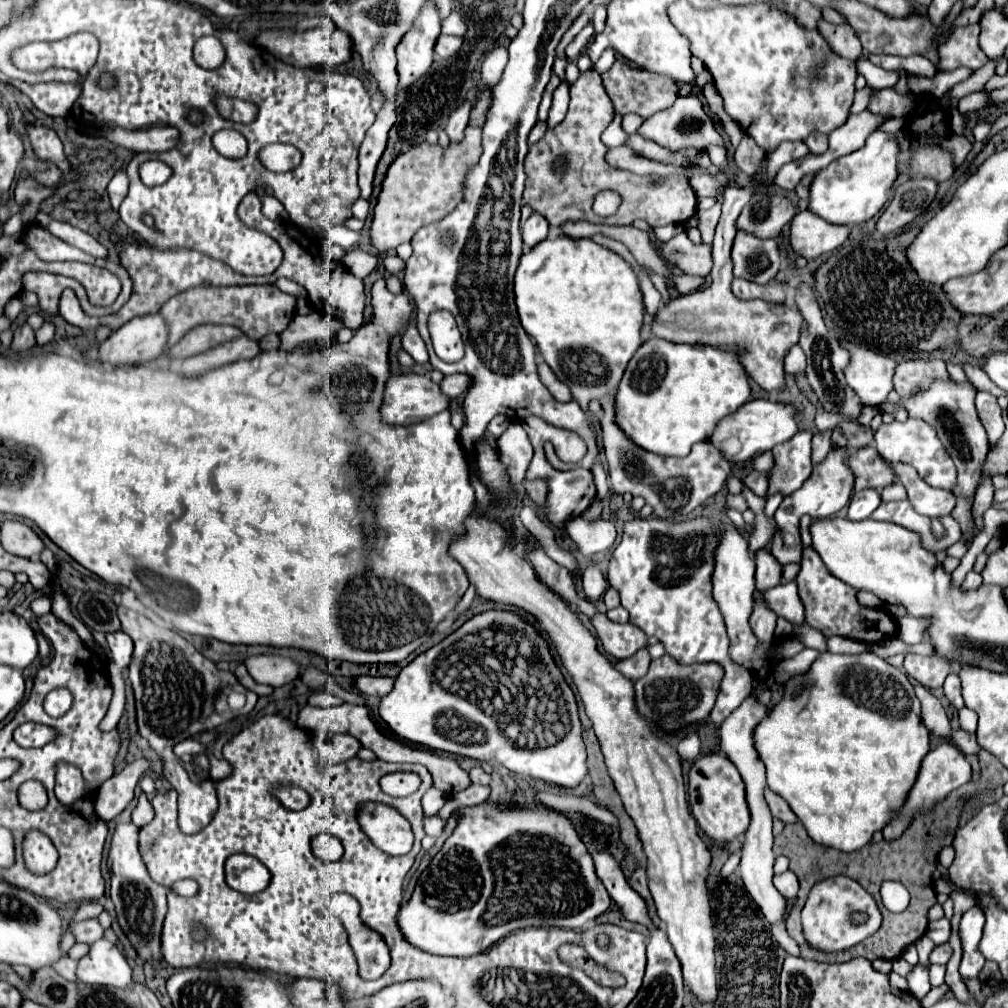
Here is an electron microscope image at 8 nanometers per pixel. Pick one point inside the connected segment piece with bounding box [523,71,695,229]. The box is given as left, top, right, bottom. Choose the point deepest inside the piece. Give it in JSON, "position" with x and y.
{"position":[659,200]}

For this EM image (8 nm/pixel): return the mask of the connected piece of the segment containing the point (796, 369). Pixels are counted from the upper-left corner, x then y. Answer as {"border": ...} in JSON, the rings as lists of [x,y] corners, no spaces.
{"border":[[[795,345],[785,357],[785,373],[795,375],[795,373],[801,373],[803,369],[805,369],[805,353],[799,345]]]}

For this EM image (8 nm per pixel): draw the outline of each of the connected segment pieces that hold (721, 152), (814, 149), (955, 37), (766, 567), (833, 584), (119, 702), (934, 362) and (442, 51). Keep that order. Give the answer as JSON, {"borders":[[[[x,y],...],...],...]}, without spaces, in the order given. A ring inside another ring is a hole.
{"borders":[[[[709,145],[707,147],[707,153],[709,153],[709,157],[711,157],[711,161],[713,161],[713,165],[715,167],[719,167],[721,171],[729,171],[731,167],[731,161],[727,159],[727,153],[725,153],[725,149],[723,147],[719,147],[719,145]]],[[[809,137],[809,141],[805,141],[809,147],[809,153],[813,155],[823,155],[827,151],[827,137]]],[[[955,27],[951,35],[938,46],[941,71],[953,71],[961,65],[981,69],[987,63],[985,53],[979,47],[979,27]]],[[[765,549],[755,551],[755,581],[757,581],[757,591],[767,591],[775,585],[781,583],[781,569],[783,565]]],[[[813,547],[803,549],[801,569],[797,573],[795,583],[799,587],[799,595],[805,605],[805,623],[815,629],[821,629],[823,635],[839,635],[845,639],[855,639],[865,643],[879,643],[883,639],[893,637],[897,627],[895,621],[883,609],[869,609],[869,607],[857,605],[857,599],[855,599],[857,589],[849,587],[841,579],[827,573],[825,563],[813,551]]],[[[121,675],[111,677],[111,685],[113,685],[113,699],[109,705],[109,711],[105,715],[105,719],[101,721],[101,729],[115,729],[119,719],[123,717],[123,705],[125,705],[125,689],[123,689],[123,679]]],[[[909,359],[897,363],[895,391],[901,399],[909,397],[915,389],[927,389],[933,377],[949,377],[941,359]]],[[[443,33],[439,35],[439,39],[437,39],[435,47],[433,47],[435,55],[439,55],[439,57],[443,57],[443,59],[451,57],[453,53],[457,53],[457,49],[461,49],[461,37],[443,35]]]]}

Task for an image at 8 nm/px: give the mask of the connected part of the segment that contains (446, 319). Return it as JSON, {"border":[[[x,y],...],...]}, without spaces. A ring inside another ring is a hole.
{"border":[[[446,310],[433,312],[428,320],[432,344],[435,353],[447,363],[463,359],[465,347],[461,333],[453,315]]]}

